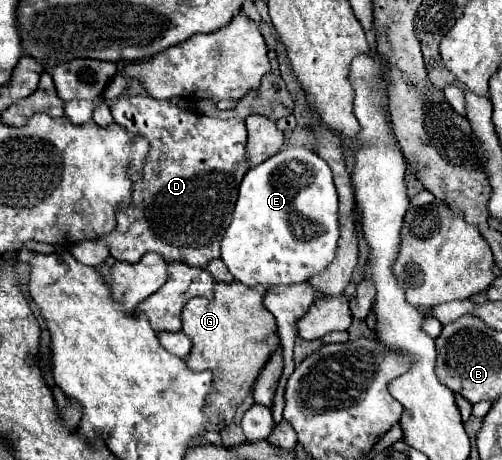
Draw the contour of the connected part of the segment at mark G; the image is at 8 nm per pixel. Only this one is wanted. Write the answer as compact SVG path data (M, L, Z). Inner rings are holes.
M216 281L214 299L194 297L182 309L182 331L192 339L192 351L186 359L186 365L194 371L214 371L212 413L208 413L208 417L212 417L212 431L220 431L232 423L234 411L246 399L272 353L280 347L274 317L262 305L264 295L264 285L244 287L240 281Z

